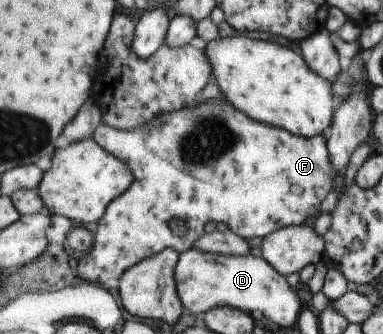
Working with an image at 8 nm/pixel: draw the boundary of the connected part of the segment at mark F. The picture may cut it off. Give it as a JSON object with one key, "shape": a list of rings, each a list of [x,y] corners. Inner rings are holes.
{"shape":[[[222,96],[208,99],[196,108],[189,106],[170,113],[157,115],[146,125],[141,125],[140,127],[135,127],[128,131],[120,131],[99,123],[92,130],[91,137],[97,143],[97,146],[108,151],[110,155],[113,155],[113,158],[124,162],[133,175],[132,184],[129,185],[123,193],[117,195],[109,202],[101,218],[97,220],[97,222],[94,222],[91,227],[91,235],[93,237],[91,247],[86,251],[84,256],[81,256],[81,258],[77,260],[76,276],[83,281],[95,282],[95,284],[110,285],[116,283],[124,270],[145,260],[147,257],[157,254],[164,248],[169,247],[178,253],[188,249],[198,239],[198,236],[202,234],[202,228],[207,222],[214,222],[215,224],[221,222],[221,224],[225,224],[225,226],[229,228],[229,231],[234,232],[237,236],[246,240],[249,240],[249,238],[257,238],[257,236],[259,236],[259,238],[265,237],[270,232],[289,225],[307,224],[308,221],[314,220],[319,214],[319,206],[331,187],[334,188],[338,184],[338,179],[335,178],[337,175],[334,174],[332,167],[328,163],[326,138],[324,138],[323,135],[302,137],[277,127],[270,127],[265,123],[259,124],[259,122],[253,122],[247,115],[233,110],[233,108],[227,104],[227,100]],[[171,218],[179,218],[179,220],[183,220],[185,224],[187,224],[188,228],[183,237],[179,238],[171,233],[169,229],[169,220],[171,220]]]}

